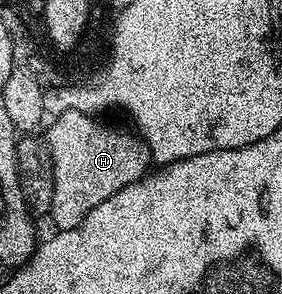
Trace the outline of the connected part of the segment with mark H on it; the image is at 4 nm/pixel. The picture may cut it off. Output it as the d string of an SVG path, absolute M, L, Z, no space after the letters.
M66 110L63 114L54 115L51 127L46 127L45 141L51 153L53 164L53 204L51 205L50 221L55 221L56 231L68 230L101 200L109 200L113 192L121 192L138 178L142 178L149 170L149 155L146 142L134 133L122 134L119 130L110 130L98 117L82 114L76 110Z

